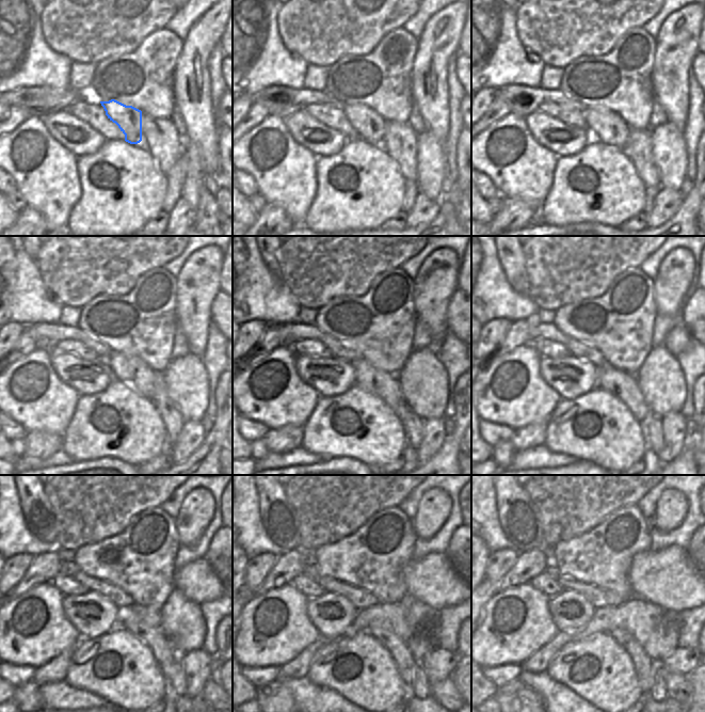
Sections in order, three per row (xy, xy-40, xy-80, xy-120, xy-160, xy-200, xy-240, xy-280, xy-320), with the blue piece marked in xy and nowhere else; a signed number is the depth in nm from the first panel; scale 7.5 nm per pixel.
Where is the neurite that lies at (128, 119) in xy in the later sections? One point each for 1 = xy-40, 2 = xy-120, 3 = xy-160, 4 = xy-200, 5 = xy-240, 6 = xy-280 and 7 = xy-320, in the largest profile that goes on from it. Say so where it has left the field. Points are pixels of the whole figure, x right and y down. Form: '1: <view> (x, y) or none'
1: xy-40 (370, 127)
2: xy-120 (131, 370)
3: xy-160 (384, 385)
4: xy-200 (621, 384)
5: xy-240 (155, 638)
6: xy-280 (405, 663)
7: xy-320 (645, 668)

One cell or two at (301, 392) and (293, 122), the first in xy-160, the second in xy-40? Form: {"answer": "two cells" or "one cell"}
{"answer": "two cells"}

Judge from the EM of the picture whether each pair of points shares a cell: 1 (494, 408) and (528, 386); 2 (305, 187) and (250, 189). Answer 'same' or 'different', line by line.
1: same
2: different

